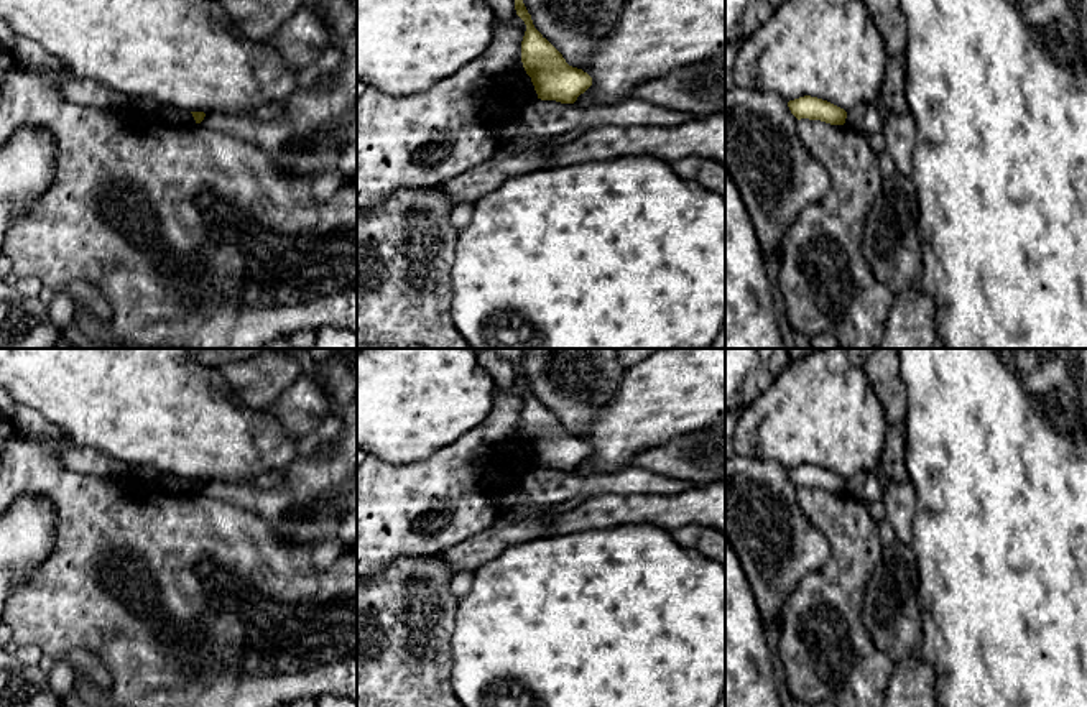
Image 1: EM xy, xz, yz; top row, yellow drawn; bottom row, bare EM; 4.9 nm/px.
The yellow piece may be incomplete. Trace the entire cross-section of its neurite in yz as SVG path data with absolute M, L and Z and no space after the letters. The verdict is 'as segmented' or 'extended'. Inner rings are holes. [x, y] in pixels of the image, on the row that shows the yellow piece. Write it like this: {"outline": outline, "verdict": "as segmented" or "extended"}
{"outline": "M804 95L788 102L791 113L801 120L821 120L830 125L844 125L847 118L847 112L827 100Z", "verdict": "as segmented"}

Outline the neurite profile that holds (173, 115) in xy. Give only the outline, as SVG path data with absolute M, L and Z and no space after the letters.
M164 107L160 113L163 118L166 118L169 123L176 125L196 125L196 120L189 110L179 110L179 109L169 109Z

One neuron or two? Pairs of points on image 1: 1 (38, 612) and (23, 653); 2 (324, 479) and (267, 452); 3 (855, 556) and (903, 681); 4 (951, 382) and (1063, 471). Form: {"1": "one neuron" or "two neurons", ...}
{"1": "two neurons", "2": "two neurons", "3": "two neurons", "4": "one neuron"}

